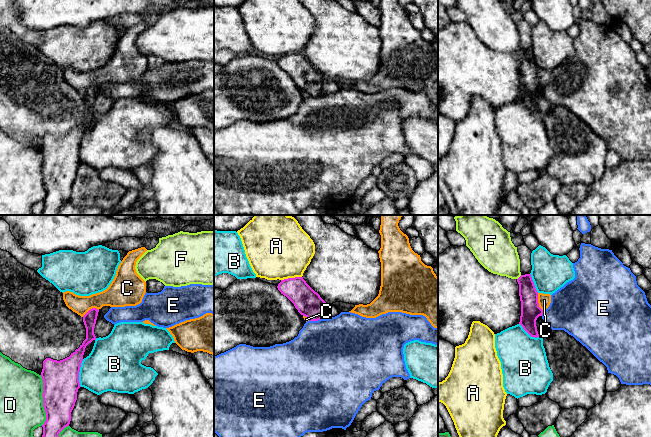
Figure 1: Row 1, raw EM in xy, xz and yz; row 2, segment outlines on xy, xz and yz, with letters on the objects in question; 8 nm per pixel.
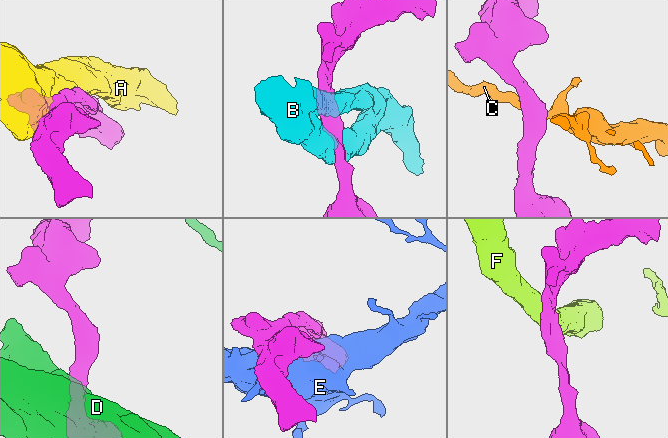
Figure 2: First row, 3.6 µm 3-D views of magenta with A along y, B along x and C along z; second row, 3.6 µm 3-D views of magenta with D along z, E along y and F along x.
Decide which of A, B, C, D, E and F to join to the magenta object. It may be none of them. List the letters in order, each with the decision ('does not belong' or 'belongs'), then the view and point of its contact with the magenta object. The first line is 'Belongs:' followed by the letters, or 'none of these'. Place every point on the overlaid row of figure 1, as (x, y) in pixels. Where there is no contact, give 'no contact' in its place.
Belongs: none of these
A: does not belong | xz (291, 278)
B: does not belong | xy (78, 373)
C: does not belong | yz (537, 302)
D: does not belong | xy (43, 400)
E: does not belong | xz (315, 320)
F: does not belong | yz (519, 277)

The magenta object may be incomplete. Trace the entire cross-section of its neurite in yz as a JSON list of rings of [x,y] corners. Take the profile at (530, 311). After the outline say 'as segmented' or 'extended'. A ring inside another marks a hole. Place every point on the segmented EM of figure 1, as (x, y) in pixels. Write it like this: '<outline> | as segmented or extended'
[[[531,274],[521,275],[519,284],[519,296],[521,301],[521,316],[519,324],[531,337],[540,337],[537,331],[536,320],[542,316],[543,310],[539,307],[538,292],[535,288]]] | as segmented

